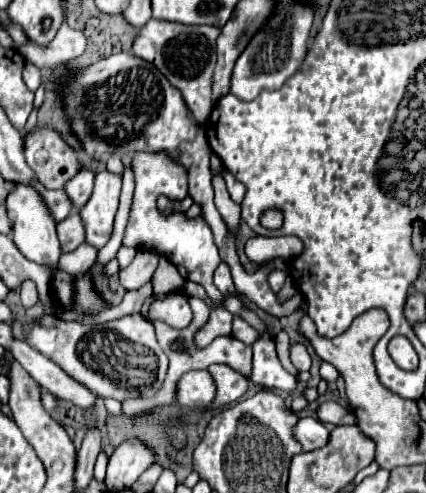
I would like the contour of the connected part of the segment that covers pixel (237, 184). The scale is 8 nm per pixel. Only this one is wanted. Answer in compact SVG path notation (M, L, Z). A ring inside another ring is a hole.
M222 168L222 176L224 176L224 180L226 180L226 186L228 186L230 198L232 198L236 204L240 204L240 202L244 200L246 186L244 186L240 180L236 180L236 178L234 178L234 174L232 174L232 172L228 172L226 168Z

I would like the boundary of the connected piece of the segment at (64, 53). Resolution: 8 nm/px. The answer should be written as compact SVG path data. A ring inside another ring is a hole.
M66 18L56 34L56 38L48 44L48 48L36 48L34 44L24 44L20 46L22 56L32 62L34 66L42 68L42 66L54 66L58 62L66 62L66 60L74 60L78 56L82 56L82 52L86 50L86 36L78 30L72 30L66 24Z

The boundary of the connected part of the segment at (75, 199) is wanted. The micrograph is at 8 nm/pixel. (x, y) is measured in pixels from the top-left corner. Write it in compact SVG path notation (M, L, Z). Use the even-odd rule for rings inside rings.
M80 170L74 178L70 178L64 184L64 192L74 208L82 208L88 202L92 194L92 184L94 184L94 172L90 170Z

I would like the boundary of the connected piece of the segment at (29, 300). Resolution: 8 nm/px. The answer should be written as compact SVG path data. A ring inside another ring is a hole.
M26 280L22 286L20 286L20 290L22 290L22 306L28 310L28 308L32 308L36 302L38 302L38 292L36 292L36 286L34 286L34 282L32 280Z

